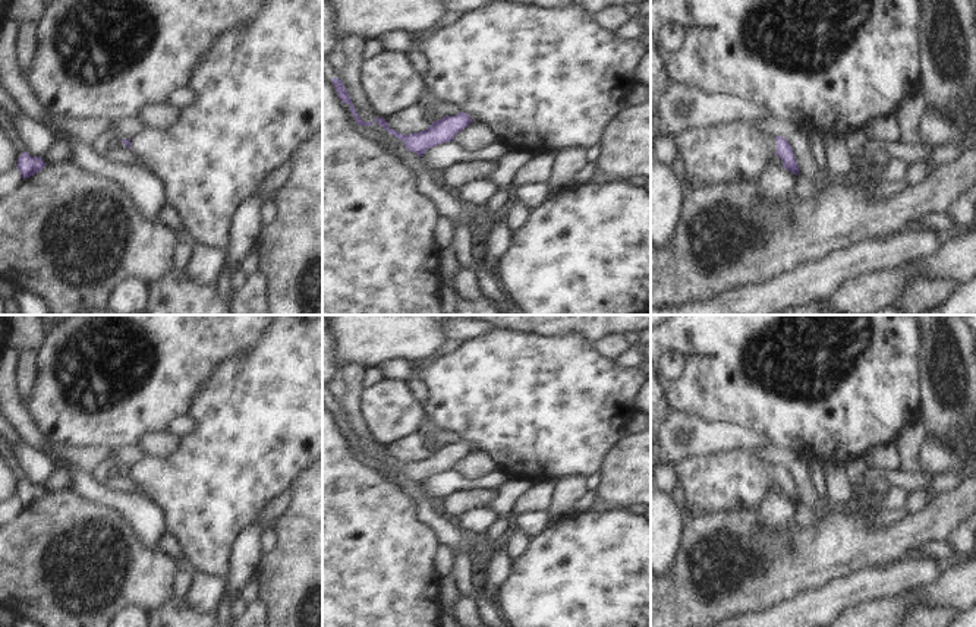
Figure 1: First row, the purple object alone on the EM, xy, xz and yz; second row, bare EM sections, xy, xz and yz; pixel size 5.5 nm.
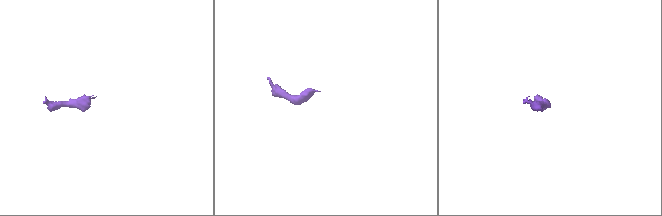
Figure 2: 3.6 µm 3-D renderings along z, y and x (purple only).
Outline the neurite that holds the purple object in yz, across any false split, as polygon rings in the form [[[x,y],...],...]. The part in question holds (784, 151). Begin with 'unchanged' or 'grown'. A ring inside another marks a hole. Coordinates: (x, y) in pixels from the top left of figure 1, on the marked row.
grown; [[[752,122],[687,129],[674,138],[686,174],[702,186],[758,183],[765,168],[774,166],[775,157],[783,160],[784,168],[799,174],[787,139],[762,132]]]

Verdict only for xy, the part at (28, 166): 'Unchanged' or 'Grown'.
Unchanged.

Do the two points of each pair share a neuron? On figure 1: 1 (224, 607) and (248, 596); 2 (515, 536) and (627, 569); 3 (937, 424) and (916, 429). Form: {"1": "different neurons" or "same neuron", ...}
{"1": "different neurons", "2": "different neurons", "3": "different neurons"}

